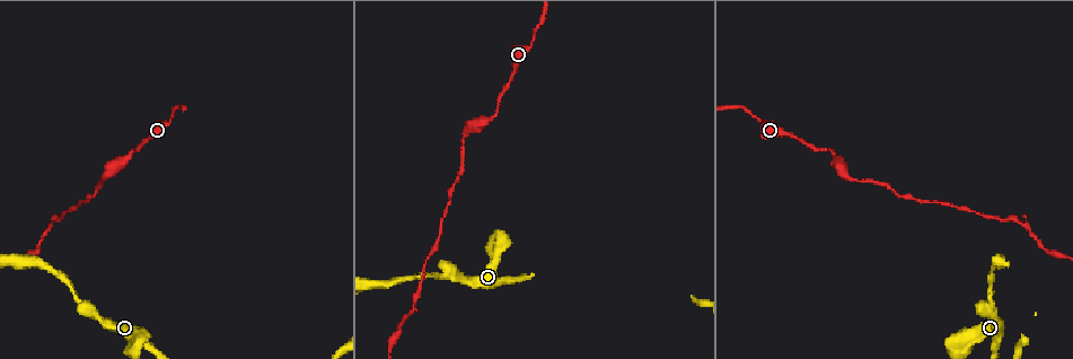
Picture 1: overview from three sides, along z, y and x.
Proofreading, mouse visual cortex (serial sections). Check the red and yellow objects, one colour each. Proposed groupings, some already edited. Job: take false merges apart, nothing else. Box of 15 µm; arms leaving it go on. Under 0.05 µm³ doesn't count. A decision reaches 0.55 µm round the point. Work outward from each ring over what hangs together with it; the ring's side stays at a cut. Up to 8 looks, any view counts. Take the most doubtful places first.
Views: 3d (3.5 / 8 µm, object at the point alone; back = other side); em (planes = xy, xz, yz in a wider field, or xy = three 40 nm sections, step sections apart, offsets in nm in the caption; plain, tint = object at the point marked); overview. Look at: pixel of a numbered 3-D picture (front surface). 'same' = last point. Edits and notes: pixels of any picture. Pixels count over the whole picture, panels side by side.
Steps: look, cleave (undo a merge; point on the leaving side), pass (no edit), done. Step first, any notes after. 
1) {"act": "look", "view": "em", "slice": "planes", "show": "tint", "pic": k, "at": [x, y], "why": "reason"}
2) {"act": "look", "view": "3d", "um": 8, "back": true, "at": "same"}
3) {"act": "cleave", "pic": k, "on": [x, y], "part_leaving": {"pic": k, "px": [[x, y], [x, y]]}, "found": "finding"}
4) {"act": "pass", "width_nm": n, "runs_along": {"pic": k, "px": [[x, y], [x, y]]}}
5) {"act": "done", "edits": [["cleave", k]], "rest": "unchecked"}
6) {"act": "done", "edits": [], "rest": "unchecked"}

{"act": "look", "view": "em", "slice": "planes", "show": "tint", "pic": 1, "at": [987, 308], "why": "a fork"}

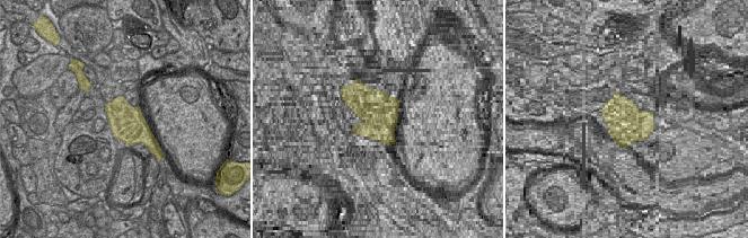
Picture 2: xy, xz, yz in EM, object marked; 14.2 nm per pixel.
{"act": "look", "view": "3d", "um": 3.5, "at": "same", "why": "wider look"}

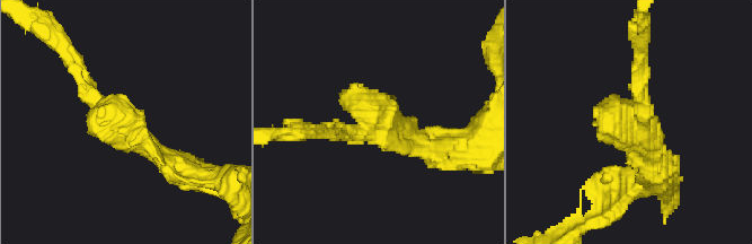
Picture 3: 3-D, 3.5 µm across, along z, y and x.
{"act": "pass", "runs_along": {"pic": 3, "px": [[177, 172], [108, 113], [77, 68]]}, "found": "continuous, no second cell"}

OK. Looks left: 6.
{"act": "look", "view": "3d", "um": 3.5, "pic": 1, "at": [498, 254], "why": "abrupt turn"}

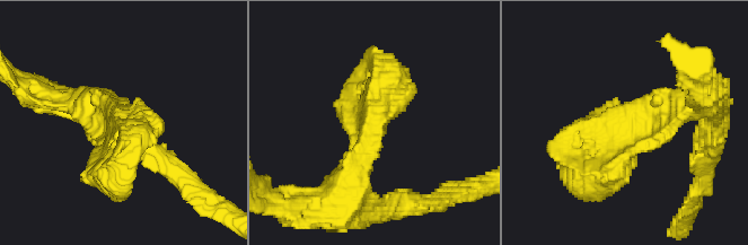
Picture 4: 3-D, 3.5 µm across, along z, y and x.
{"act": "look", "view": "em", "slice": "planes", "show": "tint", "pic": 4, "at": [373, 120], "arms": 3, "arm_widths_nm": [300, 300, 400]}

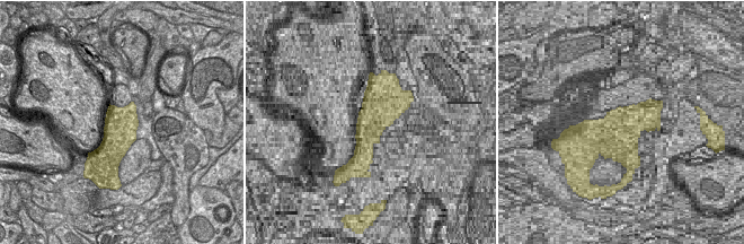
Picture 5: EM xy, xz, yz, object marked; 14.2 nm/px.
{"act": "pass", "runs_along": {"pic": 4, "px": [[694, 101], [587, 174]]}, "found": "all the same cell"}

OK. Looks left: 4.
{"act": "look", "view": "3d", "um": 8, "pic": 1, "at": [844, 176], "why": "calibre changes"}

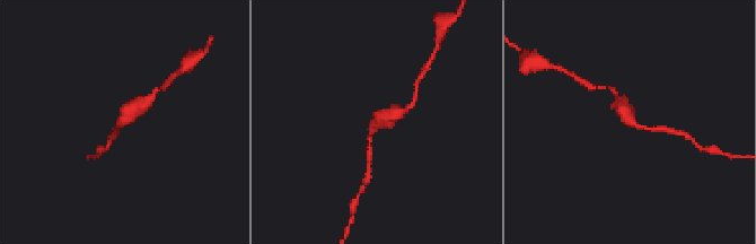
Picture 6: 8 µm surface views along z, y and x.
{"act": "look", "view": "em", "slice": "xy", "step": 2, "show": "tint", "pic": 6, "at": [630, 120], "arm_widths_nm": [150, 500]}

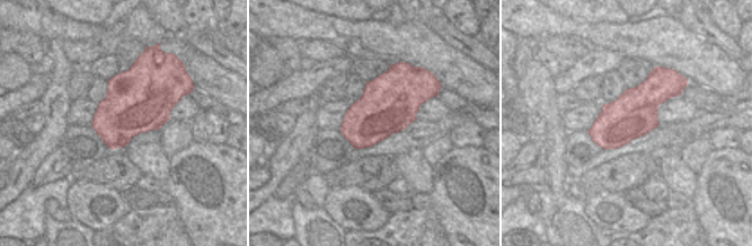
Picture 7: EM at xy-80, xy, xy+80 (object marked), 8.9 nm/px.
{"act": "pass", "runs_along": {"pic": 6, "px": [[398, 113], [372, 125], [368, 154]]}, "found": "continuous, no second cell"}

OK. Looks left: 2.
{"act": "done", "edits": [], "rest": "unchecked"}

